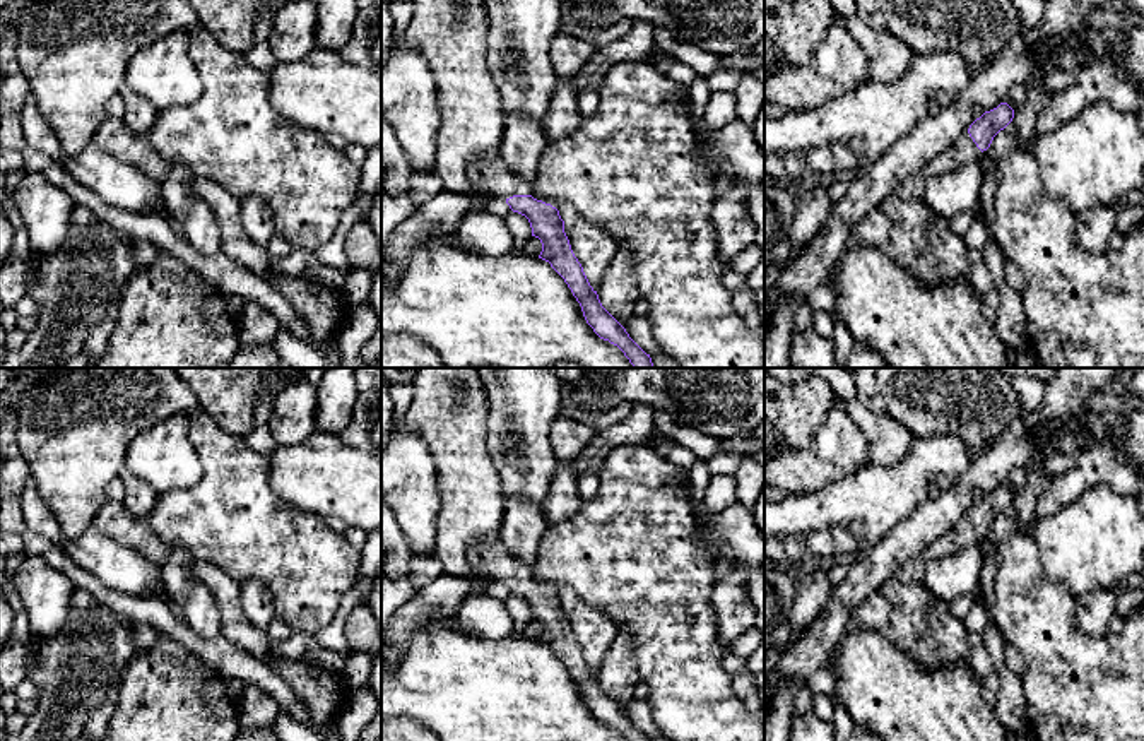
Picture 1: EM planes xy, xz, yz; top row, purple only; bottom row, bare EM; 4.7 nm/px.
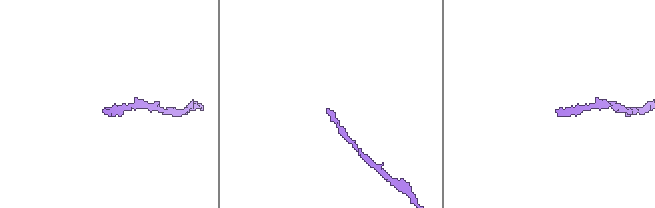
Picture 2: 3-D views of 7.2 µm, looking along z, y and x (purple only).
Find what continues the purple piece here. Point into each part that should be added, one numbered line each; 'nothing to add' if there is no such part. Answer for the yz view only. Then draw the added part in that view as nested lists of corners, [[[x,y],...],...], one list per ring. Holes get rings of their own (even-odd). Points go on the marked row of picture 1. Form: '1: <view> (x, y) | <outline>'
1: yz (960, 153) | [[[964,132],[956,142],[937,154],[930,163],[918,169],[910,178],[903,180],[896,188],[894,195],[901,199],[922,199],[925,183],[941,173],[951,171],[973,159],[980,159],[982,151],[976,147],[968,132]]]

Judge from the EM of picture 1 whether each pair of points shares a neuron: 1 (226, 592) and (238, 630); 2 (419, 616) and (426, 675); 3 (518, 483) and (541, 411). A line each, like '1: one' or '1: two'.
1: one
2: two
3: one

